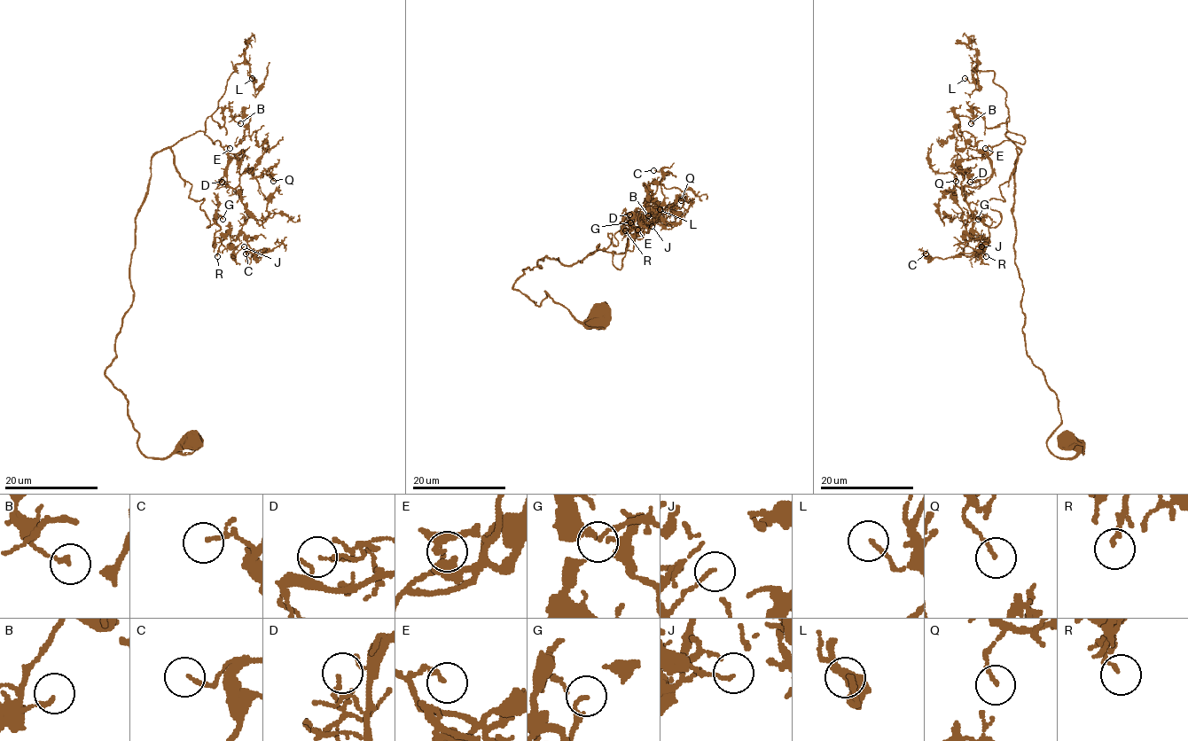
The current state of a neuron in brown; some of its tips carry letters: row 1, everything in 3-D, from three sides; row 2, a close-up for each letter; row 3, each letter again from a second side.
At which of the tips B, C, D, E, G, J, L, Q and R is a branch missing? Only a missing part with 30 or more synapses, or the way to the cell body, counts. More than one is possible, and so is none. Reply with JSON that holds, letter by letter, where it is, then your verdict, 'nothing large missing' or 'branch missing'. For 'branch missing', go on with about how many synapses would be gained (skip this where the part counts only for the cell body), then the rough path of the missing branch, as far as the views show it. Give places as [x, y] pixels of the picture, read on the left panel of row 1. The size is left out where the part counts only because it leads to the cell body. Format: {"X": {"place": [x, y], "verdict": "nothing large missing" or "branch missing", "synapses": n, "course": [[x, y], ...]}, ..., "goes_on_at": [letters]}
{"B": {"place": [240, 123], "verdict": "nothing large missing"}, "C": {"place": [246, 253], "verdict": "nothing large missing"}, "D": {"place": [222, 182], "verdict": "nothing large missing"}, "E": {"place": [230, 148], "verdict": "nothing large missing"}, "G": {"place": [222, 219], "verdict": "branch missing", "synapses": 30, "course": [[222, 219], [227, 205], [230, 207], [242, 204], [244, 213]]}, "J": {"place": [244, 246], "verdict": "nothing large missing"}, "L": {"place": [252, 78], "verdict": "nothing large missing"}, "Q": {"place": [273, 181], "verdict": "nothing large missing"}, "R": {"place": [217, 256], "verdict": "nothing large missing"}, "goes_on_at": ["G"]}

